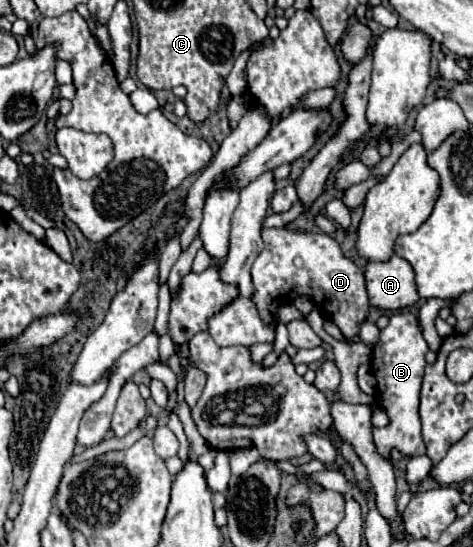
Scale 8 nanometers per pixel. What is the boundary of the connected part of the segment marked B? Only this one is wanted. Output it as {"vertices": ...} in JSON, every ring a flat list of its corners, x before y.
{"vertices":[[400,311,390,317,390,323,380,331,380,339,372,351,372,369,378,379,378,403,390,417,390,425,376,429,372,427,372,439,382,459,390,459,390,451,398,449,402,455,424,455,424,439,420,435,420,385,426,367,428,343,418,329,418,319,410,311]]}

